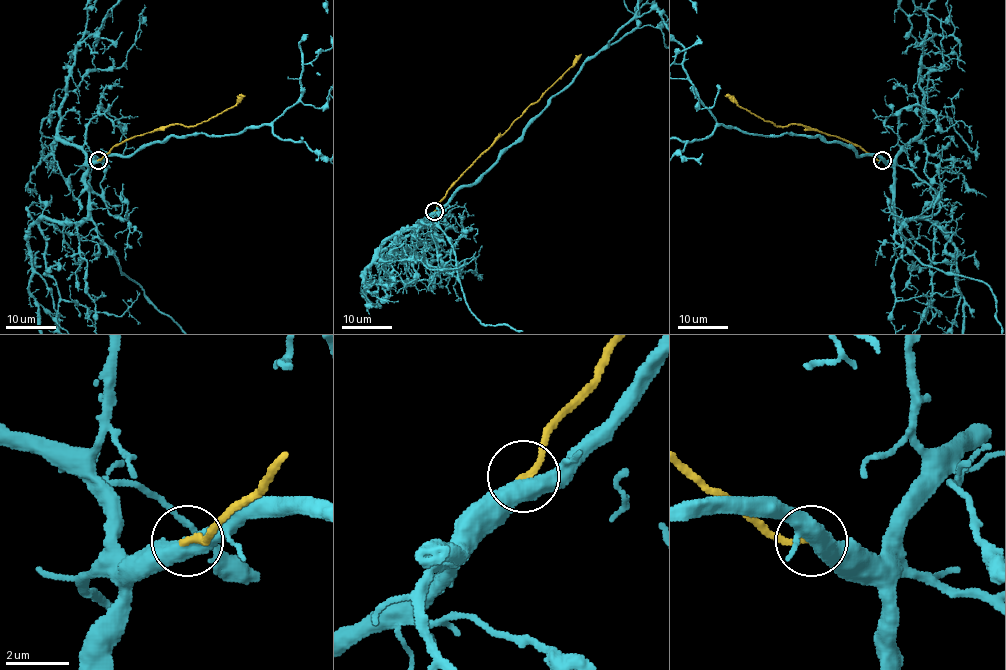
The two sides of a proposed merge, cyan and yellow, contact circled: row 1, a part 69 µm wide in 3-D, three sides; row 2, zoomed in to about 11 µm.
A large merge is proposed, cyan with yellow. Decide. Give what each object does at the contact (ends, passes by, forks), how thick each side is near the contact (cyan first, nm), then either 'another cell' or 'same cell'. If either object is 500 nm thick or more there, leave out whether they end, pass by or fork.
500 nm thick on the cyan side, 240 nm on the other; same cell

